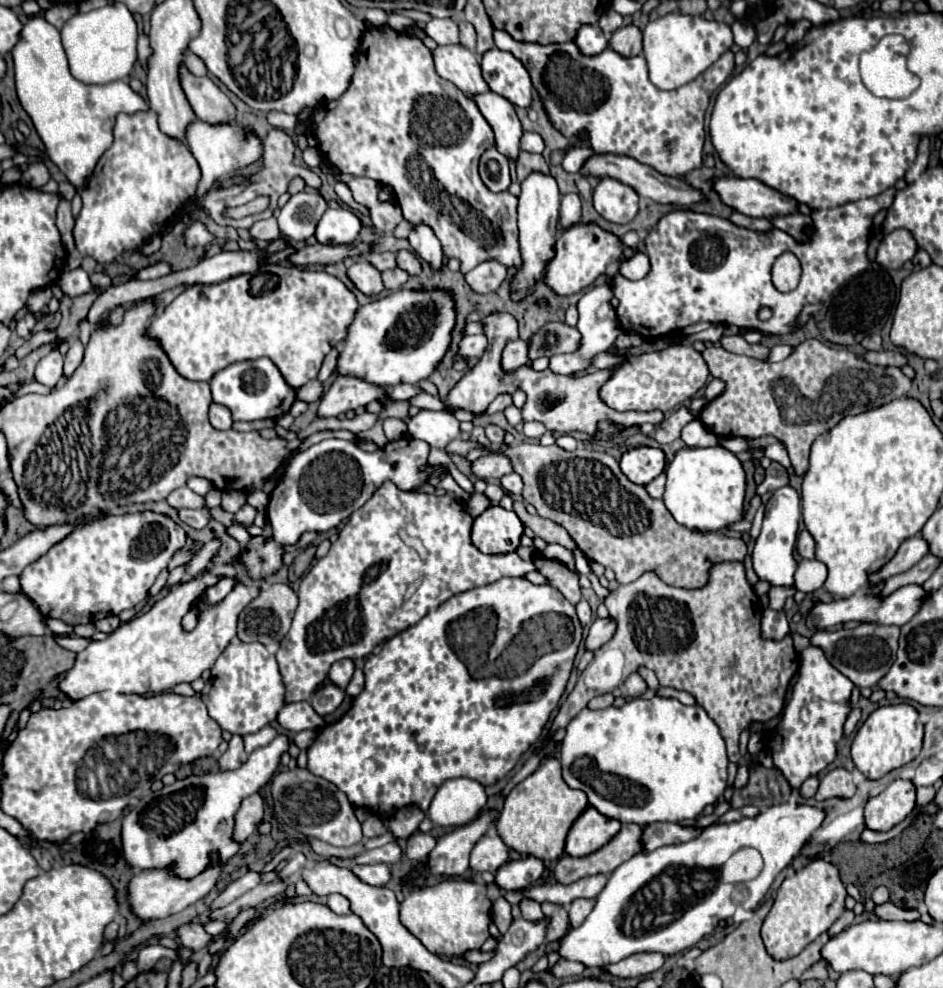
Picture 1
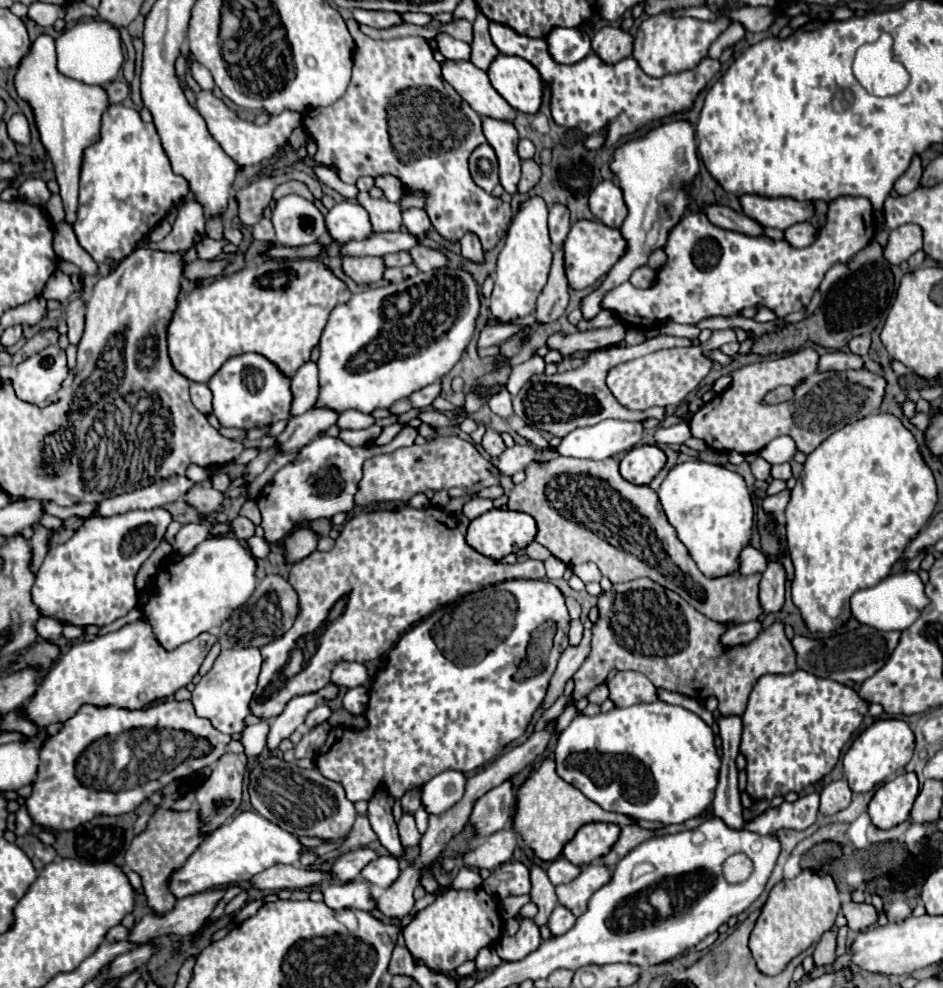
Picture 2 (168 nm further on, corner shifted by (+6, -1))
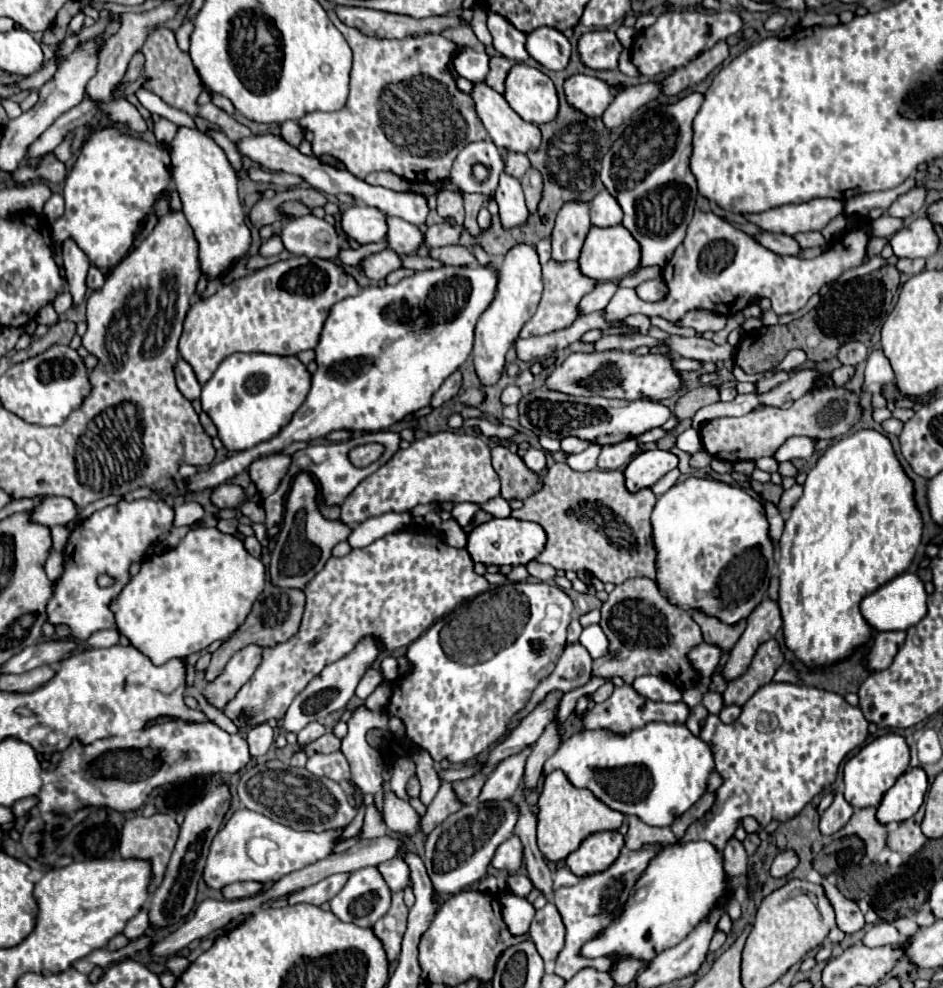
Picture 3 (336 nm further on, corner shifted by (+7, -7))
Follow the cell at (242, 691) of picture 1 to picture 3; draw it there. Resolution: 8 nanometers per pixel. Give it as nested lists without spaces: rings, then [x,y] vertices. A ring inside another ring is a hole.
[[[249,645],[243,651],[237,651],[225,669],[201,687],[201,695],[207,699],[209,705],[217,707],[221,713],[225,711],[227,703],[235,699],[239,689],[251,679],[257,665],[261,663],[261,647]]]

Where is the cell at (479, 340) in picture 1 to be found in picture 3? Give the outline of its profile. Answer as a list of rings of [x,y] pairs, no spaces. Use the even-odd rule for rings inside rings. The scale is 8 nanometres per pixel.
[[[549,261],[547,265],[543,265],[543,297],[541,303],[537,307],[537,313],[525,323],[525,327],[519,333],[519,339],[525,337],[535,337],[535,335],[545,335],[563,327],[569,327],[575,319],[577,319],[577,303],[581,301],[581,297],[589,291],[593,291],[593,287],[597,285],[593,279],[587,279],[585,275],[579,275],[579,267],[575,267],[577,261],[571,263],[555,263]]]

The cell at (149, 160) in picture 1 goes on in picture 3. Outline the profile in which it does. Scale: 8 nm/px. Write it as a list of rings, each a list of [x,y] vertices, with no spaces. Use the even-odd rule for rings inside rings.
[[[113,125],[103,129],[91,129],[65,181],[63,191],[65,213],[51,225],[54,244],[61,245],[63,239],[73,237],[93,265],[97,265],[99,269],[113,269],[131,251],[139,223],[151,213],[153,203],[165,195],[169,183],[171,183],[171,161],[163,145],[149,143],[131,133],[123,133]]]

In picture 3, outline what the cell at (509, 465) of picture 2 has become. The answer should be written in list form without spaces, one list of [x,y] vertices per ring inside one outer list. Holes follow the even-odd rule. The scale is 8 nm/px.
[[[531,447],[531,449],[527,449],[525,453],[523,453],[523,463],[531,469],[531,471],[535,471],[535,473],[539,473],[541,469],[545,469],[545,465],[547,465],[547,457],[545,457],[545,453],[541,451],[541,449],[535,449],[535,447]]]

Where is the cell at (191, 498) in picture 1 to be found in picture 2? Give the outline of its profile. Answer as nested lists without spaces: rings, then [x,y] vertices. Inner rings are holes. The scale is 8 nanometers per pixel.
[[[200,483],[194,489],[190,489],[184,495],[184,501],[190,503],[192,507],[196,507],[200,513],[216,513],[218,509],[222,509],[224,503],[224,493],[216,491],[212,487],[212,483]]]

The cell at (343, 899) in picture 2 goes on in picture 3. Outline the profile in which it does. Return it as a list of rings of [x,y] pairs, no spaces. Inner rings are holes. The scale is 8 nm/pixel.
[[[365,867],[353,871],[345,887],[329,901],[331,911],[349,923],[359,927],[373,927],[383,917],[391,903],[391,891],[377,867]]]

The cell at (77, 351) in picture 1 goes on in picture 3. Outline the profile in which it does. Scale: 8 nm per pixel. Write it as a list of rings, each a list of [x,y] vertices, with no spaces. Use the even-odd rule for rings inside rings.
[[[73,239],[63,241],[63,263],[65,263],[65,275],[69,283],[69,293],[73,297],[73,305],[79,305],[87,295],[85,277],[89,269],[89,259]]]

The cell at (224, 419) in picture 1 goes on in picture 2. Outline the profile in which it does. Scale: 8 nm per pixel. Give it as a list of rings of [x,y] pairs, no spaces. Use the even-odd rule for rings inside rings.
[[[190,381],[190,399],[194,403],[194,407],[200,411],[200,413],[210,413],[212,411],[212,393],[208,389],[208,385],[204,383],[196,383],[196,381]]]

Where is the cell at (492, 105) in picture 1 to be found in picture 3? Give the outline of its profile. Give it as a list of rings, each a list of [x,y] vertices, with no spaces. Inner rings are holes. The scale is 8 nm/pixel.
[[[501,173],[499,179],[499,187],[495,191],[495,201],[499,205],[499,215],[501,215],[501,223],[503,227],[517,227],[523,225],[529,217],[529,211],[525,207],[525,199],[523,199],[523,191],[521,191],[521,183],[519,179],[515,179],[509,173]]]

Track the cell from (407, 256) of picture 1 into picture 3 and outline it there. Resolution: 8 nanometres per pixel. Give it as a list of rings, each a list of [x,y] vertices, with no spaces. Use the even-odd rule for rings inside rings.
[[[451,245],[451,247],[439,247],[429,253],[435,261],[443,265],[453,265],[453,267],[463,267],[463,265],[475,265],[477,259],[461,245]]]

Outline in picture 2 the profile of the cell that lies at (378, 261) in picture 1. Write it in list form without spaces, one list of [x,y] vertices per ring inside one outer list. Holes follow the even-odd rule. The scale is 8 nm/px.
[[[400,251],[400,253],[388,253],[384,257],[384,263],[388,267],[406,267],[412,263],[412,255],[408,251]]]

